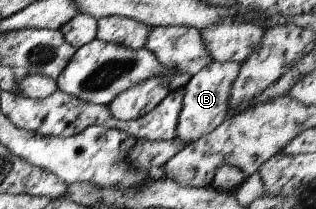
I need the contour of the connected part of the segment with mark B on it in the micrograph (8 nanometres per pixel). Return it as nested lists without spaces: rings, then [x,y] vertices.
[[[213,60],[192,75],[183,87],[181,111],[174,129],[175,138],[185,144],[211,133],[227,117],[228,93],[232,81],[237,77],[240,64],[232,61],[218,62]]]

